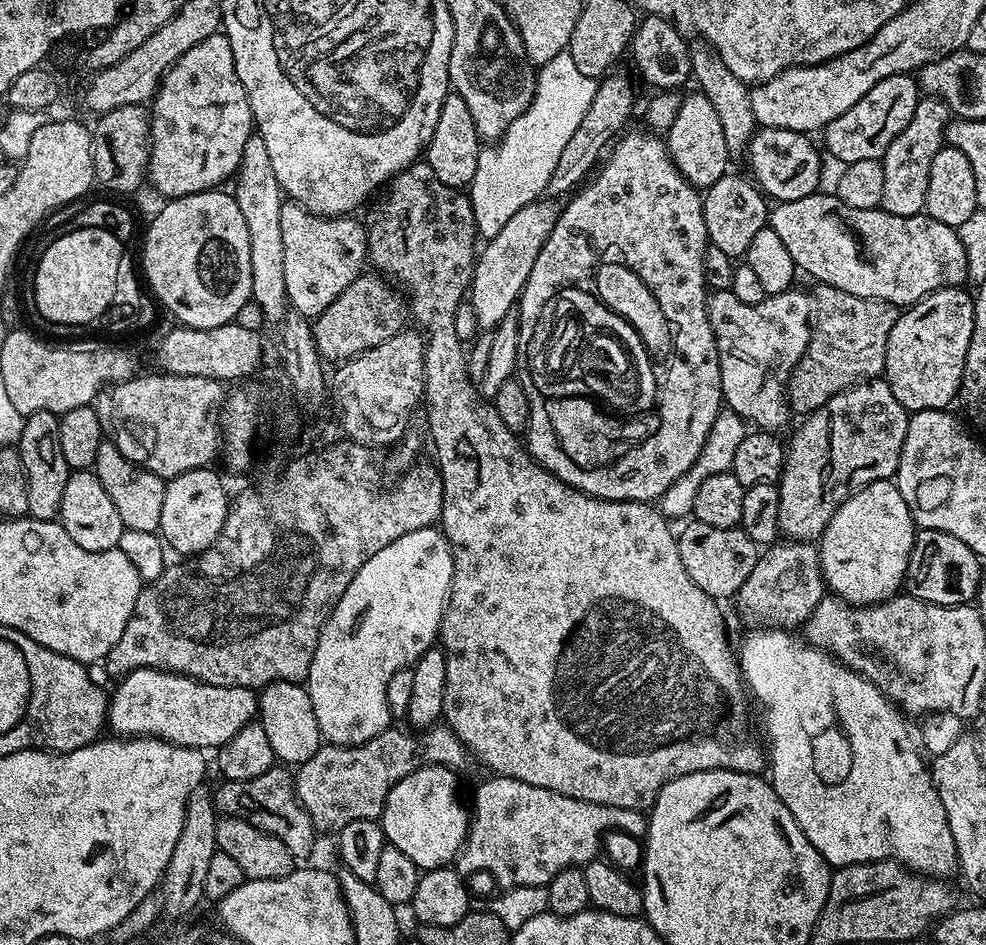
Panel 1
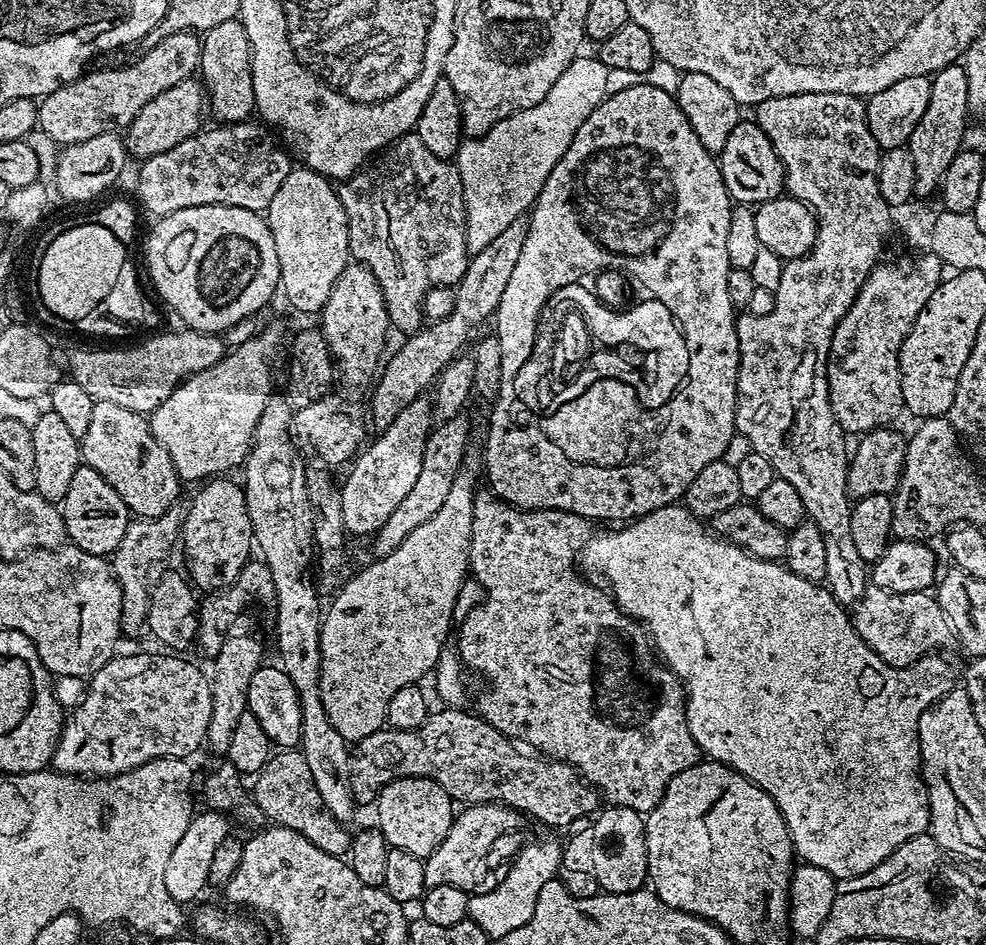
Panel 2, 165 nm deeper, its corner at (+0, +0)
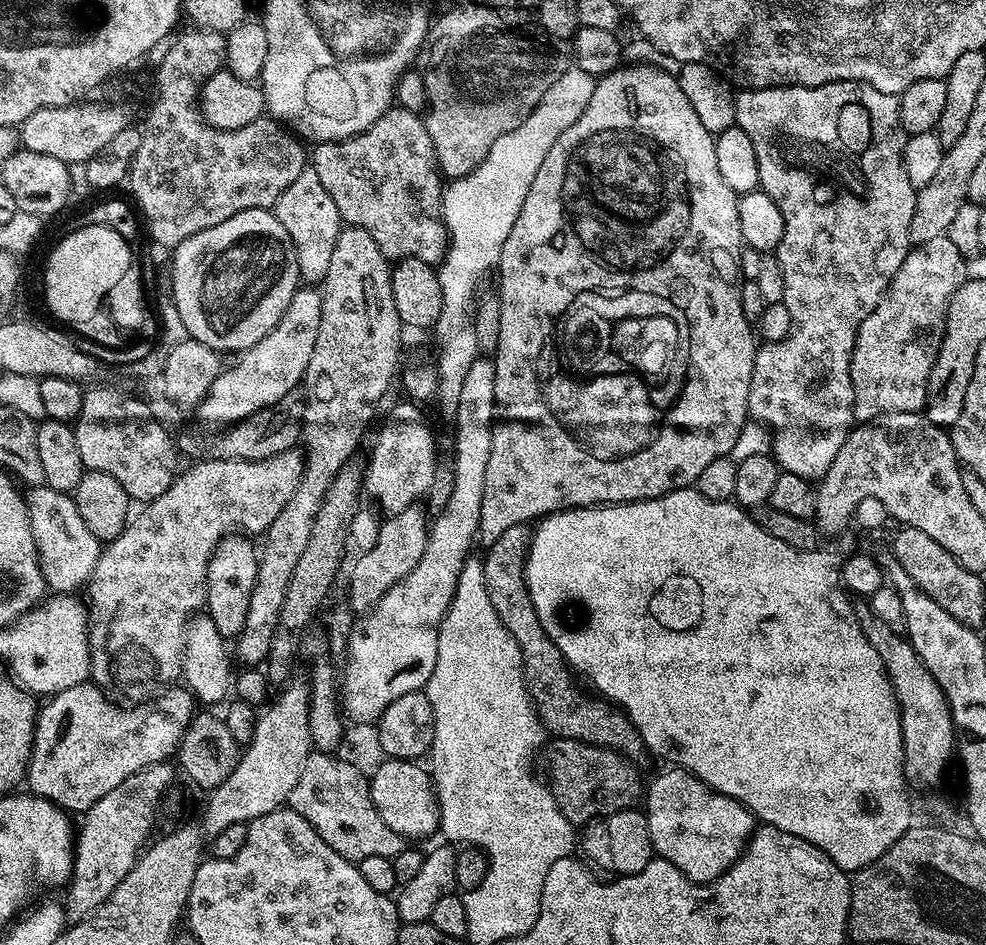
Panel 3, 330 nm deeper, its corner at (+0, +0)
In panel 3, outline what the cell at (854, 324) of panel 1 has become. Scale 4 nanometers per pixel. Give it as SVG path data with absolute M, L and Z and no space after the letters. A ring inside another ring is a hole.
M947 235L909 247L898 274L856 335L850 378L854 386L852 415L857 421L871 422L889 412L925 411L928 379L944 337L948 303L958 286L969 279L968 264Z

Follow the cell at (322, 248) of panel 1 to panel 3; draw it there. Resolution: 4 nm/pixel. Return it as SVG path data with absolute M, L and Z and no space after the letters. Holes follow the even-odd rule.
M310 166L304 167L302 174L286 186L274 206L274 214L278 222L282 222L286 234L290 234L301 281L312 286L319 285L330 270L330 258L334 254L334 242L338 242L342 221L338 206L334 206L334 198L326 194L326 186L318 182L318 174L314 174Z

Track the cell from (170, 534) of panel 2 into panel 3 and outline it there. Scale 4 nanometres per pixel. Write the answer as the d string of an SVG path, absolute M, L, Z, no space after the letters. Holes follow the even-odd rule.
M291 448L282 454L274 454L265 460L218 460L215 458L204 458L193 468L188 468L179 473L173 479L172 485L166 490L166 494L162 494L158 498L147 501L143 505L144 508L140 513L133 515L129 519L128 525L122 530L122 534L118 534L113 540L107 541L103 545L100 558L94 570L92 578L86 585L86 607L88 609L88 649L90 650L90 673L91 683L105 693L113 694L117 692L124 700L133 700L134 703L140 704L143 700L155 701L164 695L169 688L173 687L181 679L184 671L184 629L188 626L188 621L197 615L207 605L208 602L208 563L214 554L216 545L224 539L225 536L232 533L240 534L262 534L270 526L270 522L274 522L274 518L278 518L278 514L282 514L282 506L286 506L286 502L290 502L290 498L294 498L294 490L298 490L298 482L302 478L302 470L304 469L304 453L303 451Z

